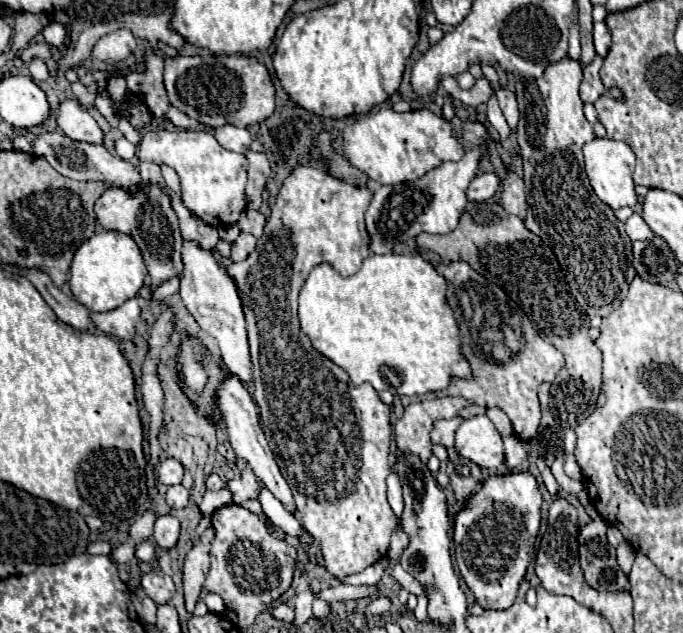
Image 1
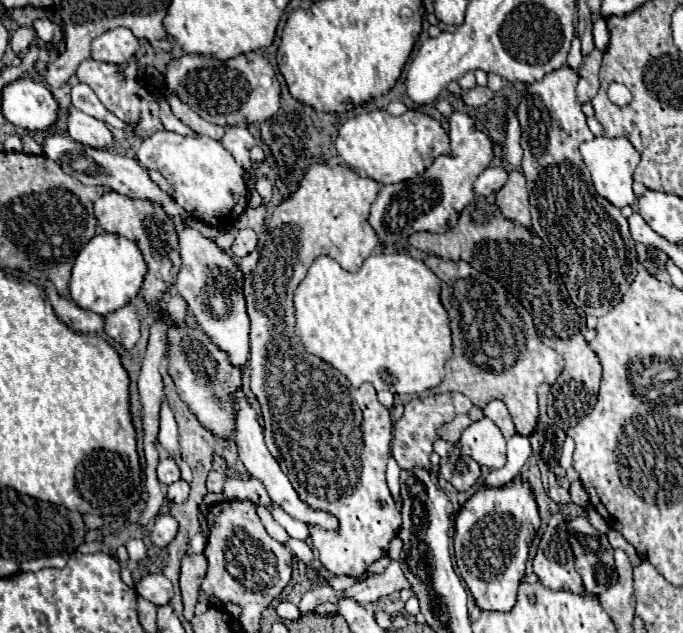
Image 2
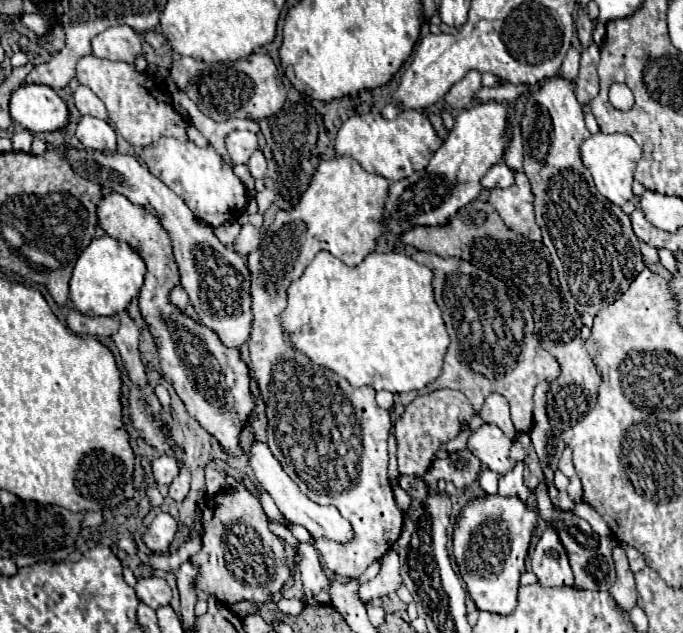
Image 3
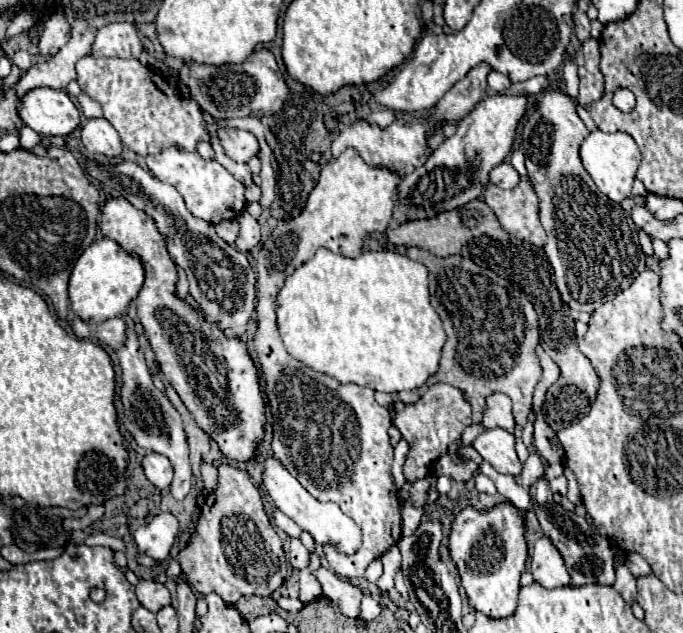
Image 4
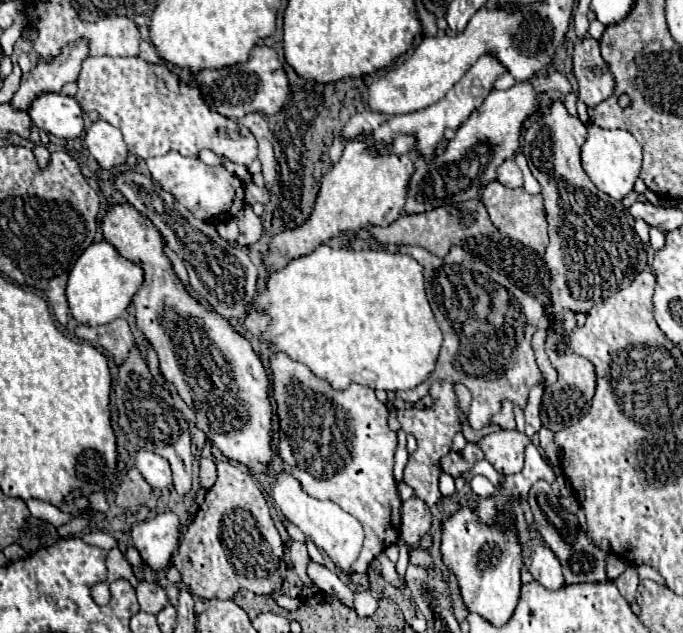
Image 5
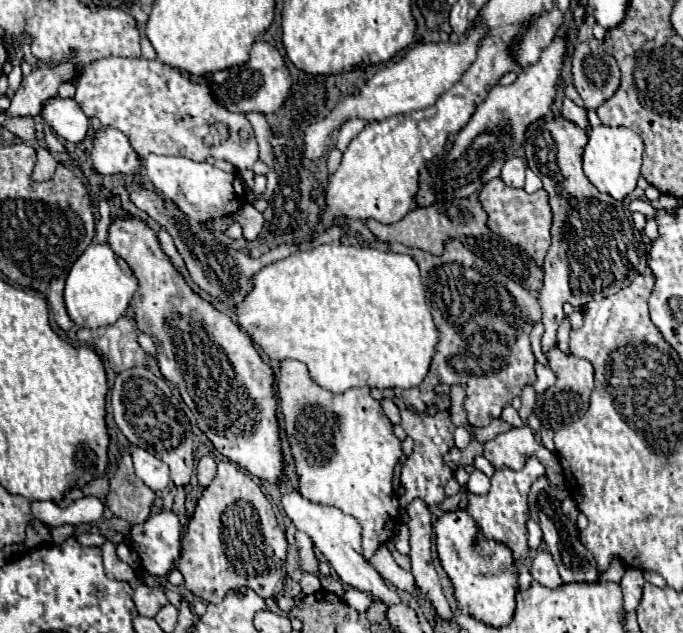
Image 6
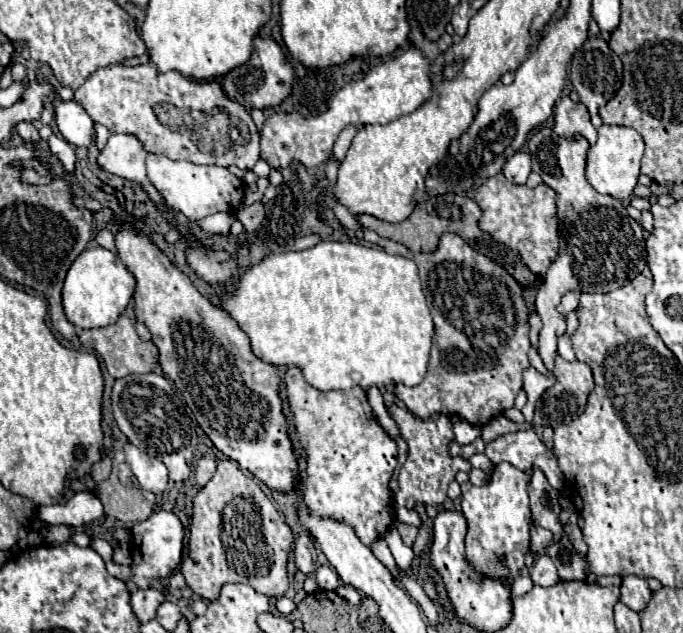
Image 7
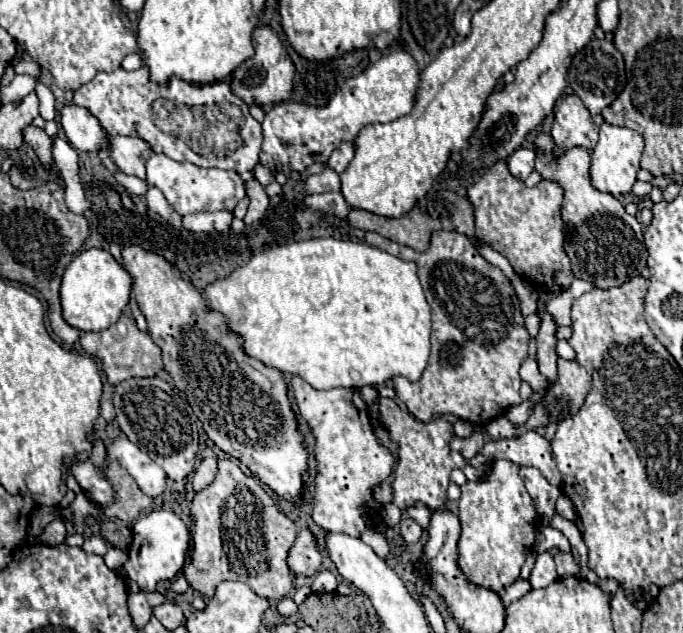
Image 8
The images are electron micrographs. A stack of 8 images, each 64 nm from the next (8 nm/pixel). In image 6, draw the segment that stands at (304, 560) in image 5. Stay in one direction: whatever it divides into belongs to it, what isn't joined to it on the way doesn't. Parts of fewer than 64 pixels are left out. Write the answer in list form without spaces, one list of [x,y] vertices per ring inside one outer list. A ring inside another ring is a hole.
[[[304,574],[300,584],[302,584],[302,592],[304,594],[314,594],[314,592],[318,592],[322,588],[320,586],[320,580],[316,576],[312,576],[312,574]]]

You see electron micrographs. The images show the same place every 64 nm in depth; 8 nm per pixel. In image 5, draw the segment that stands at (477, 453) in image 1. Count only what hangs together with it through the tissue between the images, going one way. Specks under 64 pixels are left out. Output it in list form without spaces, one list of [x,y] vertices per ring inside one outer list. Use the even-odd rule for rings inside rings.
[[[500,430],[484,436],[478,444],[484,458],[500,474],[514,474],[524,466],[524,448],[530,444],[530,438],[518,430]]]

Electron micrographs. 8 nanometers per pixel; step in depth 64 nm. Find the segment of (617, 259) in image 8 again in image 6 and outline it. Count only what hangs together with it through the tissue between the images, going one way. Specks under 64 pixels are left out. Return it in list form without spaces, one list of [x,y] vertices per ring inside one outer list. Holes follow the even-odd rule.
[[[554,118],[538,120],[526,130],[524,150],[530,170],[544,182],[554,212],[552,246],[544,260],[544,286],[540,290],[542,308],[542,352],[556,344],[556,328],[560,326],[562,304],[570,302],[582,310],[588,300],[600,300],[628,286],[638,274],[646,272],[646,244],[634,228],[632,212],[608,194],[600,194],[582,172],[582,152],[588,142],[584,130],[576,124]]]

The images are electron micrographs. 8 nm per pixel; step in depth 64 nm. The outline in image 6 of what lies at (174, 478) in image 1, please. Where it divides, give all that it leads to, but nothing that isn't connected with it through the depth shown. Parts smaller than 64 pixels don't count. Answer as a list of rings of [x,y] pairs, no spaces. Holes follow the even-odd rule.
[[[132,448],[132,462],[134,462],[134,470],[136,470],[136,476],[148,486],[152,488],[154,492],[160,492],[168,486],[170,482],[170,470],[168,466],[152,456],[150,452],[142,450],[142,448]]]

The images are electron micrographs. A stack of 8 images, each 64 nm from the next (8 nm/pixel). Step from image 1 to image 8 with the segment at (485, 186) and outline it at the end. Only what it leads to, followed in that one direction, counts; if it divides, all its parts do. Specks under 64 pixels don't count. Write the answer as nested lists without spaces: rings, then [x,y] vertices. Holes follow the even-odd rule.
[[[518,148],[514,154],[506,158],[510,174],[518,180],[526,180],[530,172],[534,170],[534,160],[536,160],[536,150],[532,148]]]

